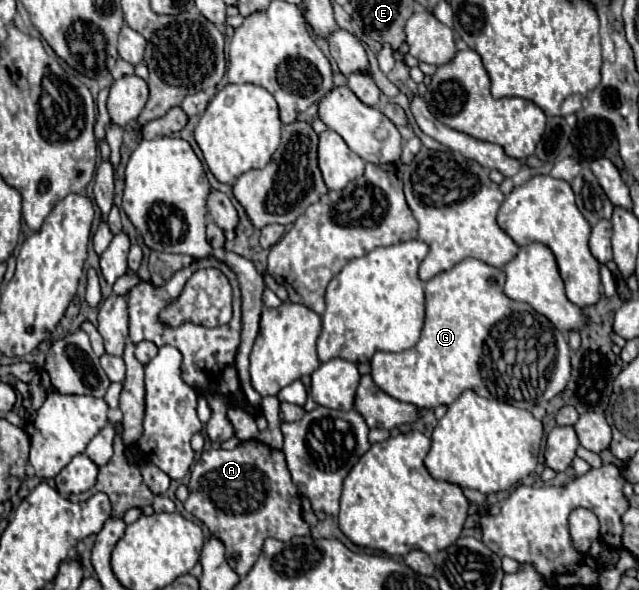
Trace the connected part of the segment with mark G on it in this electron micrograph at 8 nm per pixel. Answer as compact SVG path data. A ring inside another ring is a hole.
M466 258L462 260L460 264L456 264L454 268L446 270L446 272L440 272L438 276L434 276L432 280L426 282L426 322L424 322L424 330L422 330L422 336L418 340L418 344L410 350L404 350L404 352L376 352L370 360L370 366L372 366L372 378L376 382L376 386L380 390L384 390L388 396L400 400L400 402L408 402L420 410L434 410L436 406L450 406L464 390L474 390L478 396L484 396L484 398L492 398L492 400L498 400L498 402L506 402L506 404L512 404L516 408L524 408L524 410L532 410L536 404L546 404L548 400L552 400L554 396L558 396L566 382L570 380L570 346L568 346L568 340L566 336L546 318L542 316L540 312L536 312L530 304L524 304L524 302L516 302L516 300L510 300L504 292L502 292L502 286L504 286L504 274L500 268L494 268L494 266L488 266L480 260L474 260L474 258Z

